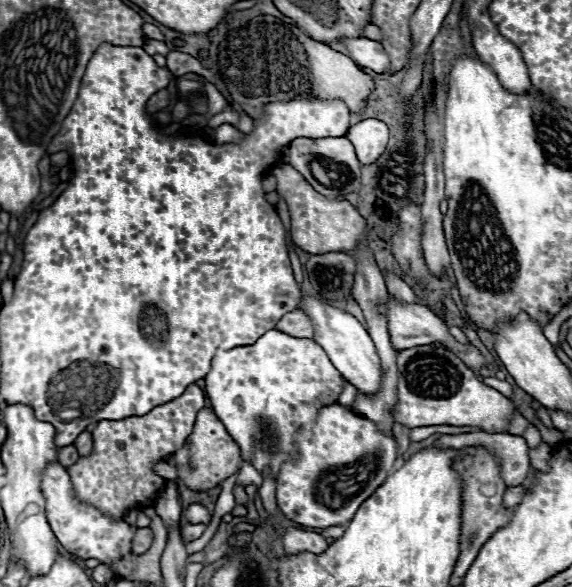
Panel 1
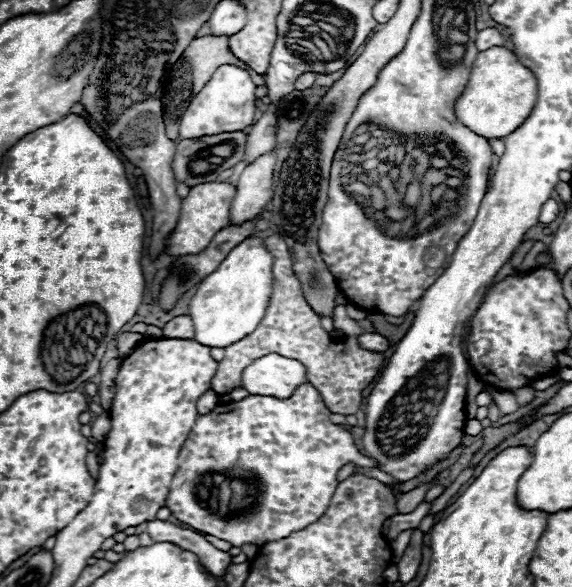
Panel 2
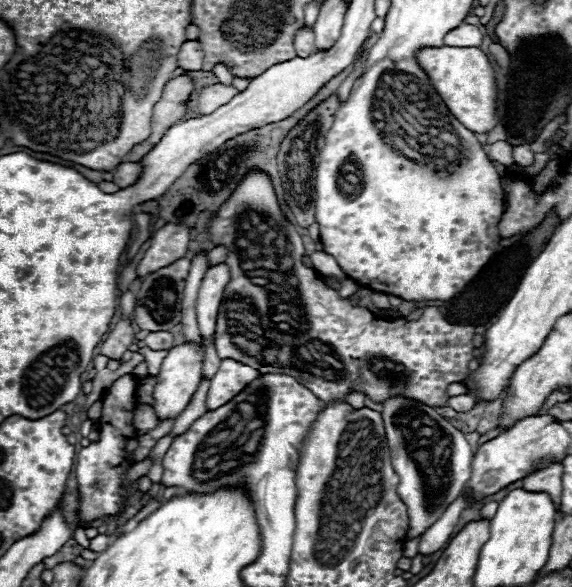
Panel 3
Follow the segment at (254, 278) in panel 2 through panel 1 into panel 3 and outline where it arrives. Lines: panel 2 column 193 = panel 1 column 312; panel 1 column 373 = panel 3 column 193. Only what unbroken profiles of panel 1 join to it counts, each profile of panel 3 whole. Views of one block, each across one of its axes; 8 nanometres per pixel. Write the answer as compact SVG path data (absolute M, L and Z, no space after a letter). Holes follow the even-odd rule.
M202 338L200 344L184 342L184 344L178 344L178 346L174 346L174 348L168 350L168 356L164 358L162 368L160 368L160 374L158 374L158 384L154 388L154 400L156 400L154 412L158 414L160 420L178 416L188 406L192 394L196 392L196 388L198 388L198 384L202 380L204 356L206 356L204 338Z

